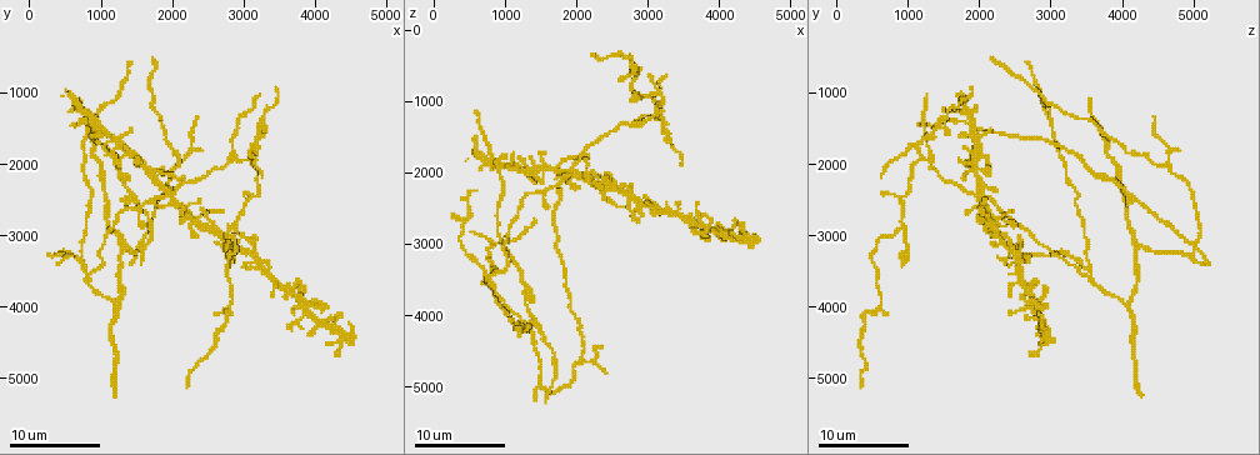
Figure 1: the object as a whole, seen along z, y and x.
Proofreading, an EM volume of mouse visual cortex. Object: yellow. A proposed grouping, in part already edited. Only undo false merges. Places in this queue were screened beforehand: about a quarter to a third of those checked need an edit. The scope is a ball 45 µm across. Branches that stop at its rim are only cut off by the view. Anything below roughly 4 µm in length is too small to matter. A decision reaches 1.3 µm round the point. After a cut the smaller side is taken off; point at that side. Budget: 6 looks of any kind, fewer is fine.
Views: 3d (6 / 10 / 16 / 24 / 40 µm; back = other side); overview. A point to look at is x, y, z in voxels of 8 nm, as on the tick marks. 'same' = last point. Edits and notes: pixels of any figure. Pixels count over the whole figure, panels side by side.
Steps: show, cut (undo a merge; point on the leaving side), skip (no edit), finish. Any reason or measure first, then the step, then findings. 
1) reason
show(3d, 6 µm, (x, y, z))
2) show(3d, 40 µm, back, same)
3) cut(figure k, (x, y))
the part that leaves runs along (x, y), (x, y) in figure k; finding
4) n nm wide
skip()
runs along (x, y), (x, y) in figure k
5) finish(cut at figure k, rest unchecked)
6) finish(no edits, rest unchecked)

show(3d, 10 µm, (2000, 2400, 1950))

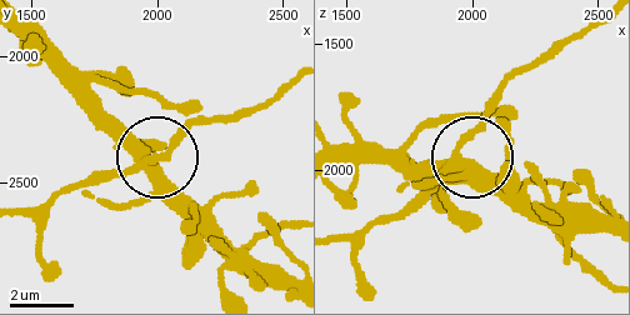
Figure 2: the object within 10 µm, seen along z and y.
closer look
show(3d, 6 µm, (1950, 2420, 1950))

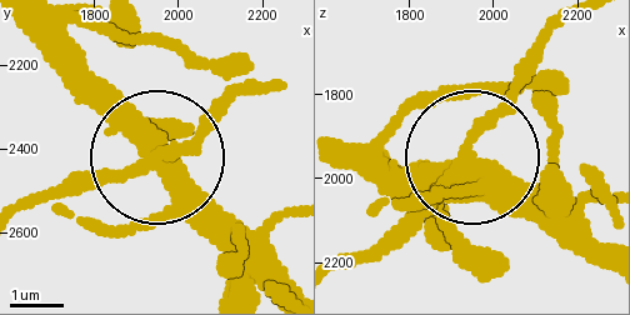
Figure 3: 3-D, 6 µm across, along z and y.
side arm 48 µm
skip()
one cell here

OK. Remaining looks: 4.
a fork
show(3d, 6 µm, (3100, 1950, 1100))

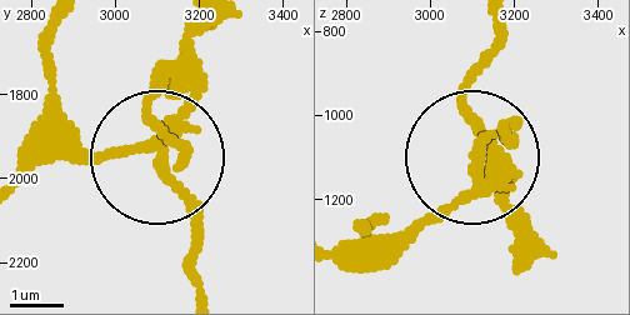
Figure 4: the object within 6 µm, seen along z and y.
190 nm wide
cut(figure 4, (160, 83))
the part that leaves runs along (485, 184), (511, 116) in figure 4; two cells meet here

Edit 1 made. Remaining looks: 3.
show(overview)

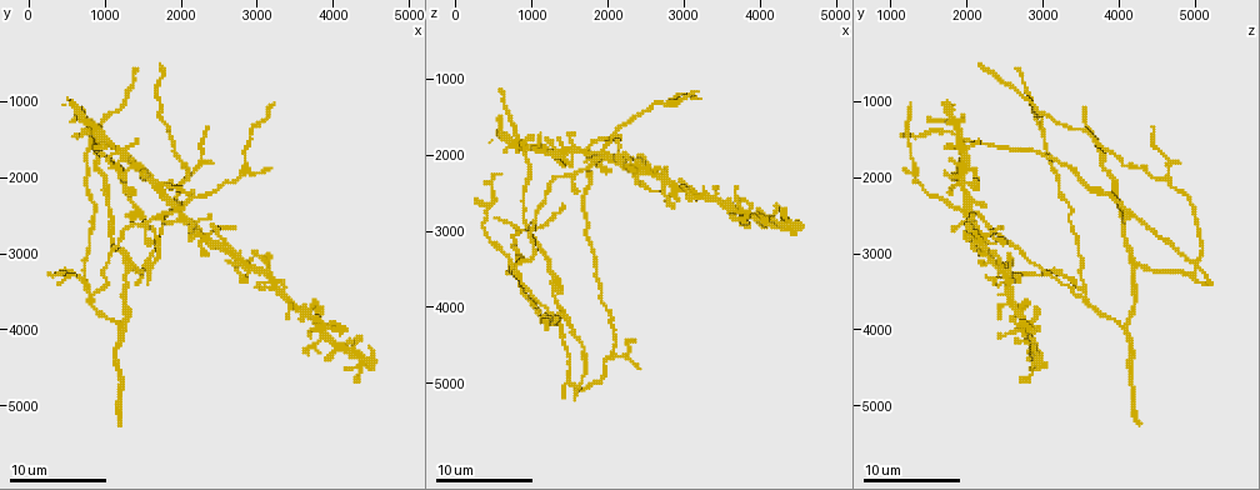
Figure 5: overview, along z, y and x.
four-way junction
show(3d, 10 µm, (900, 1500, 1950))

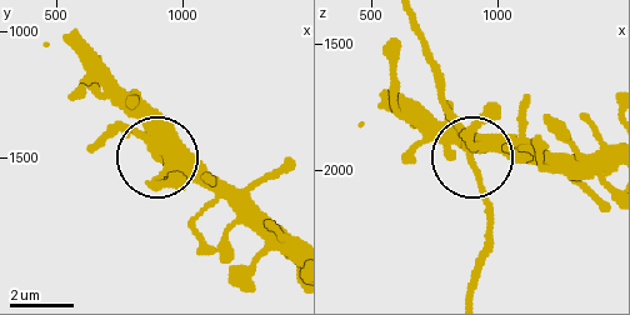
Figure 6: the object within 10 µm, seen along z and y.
side arm 7 µm
cut(figure 6, (484, 195))
two cells meet here

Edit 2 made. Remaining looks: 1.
finish(cut at figure 4, cut at figure 6, rest unchecked)

